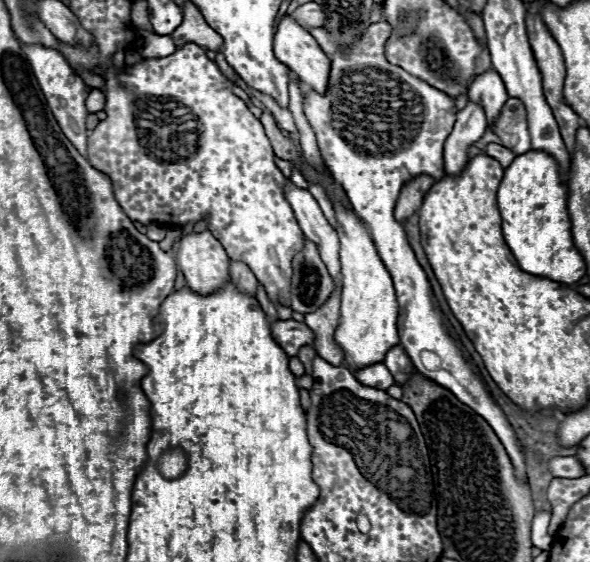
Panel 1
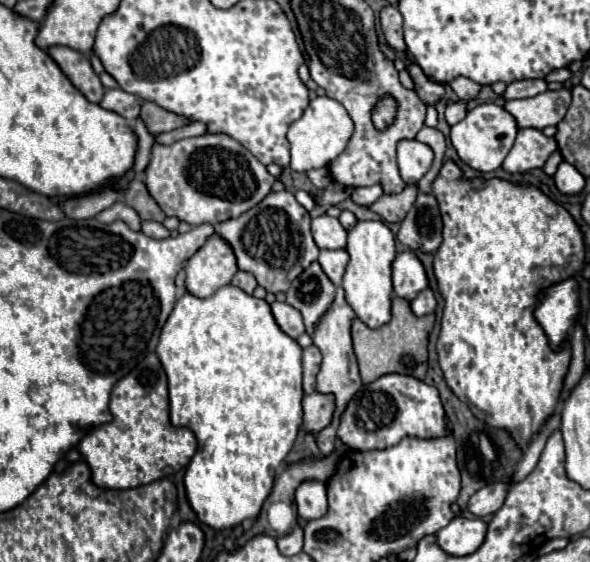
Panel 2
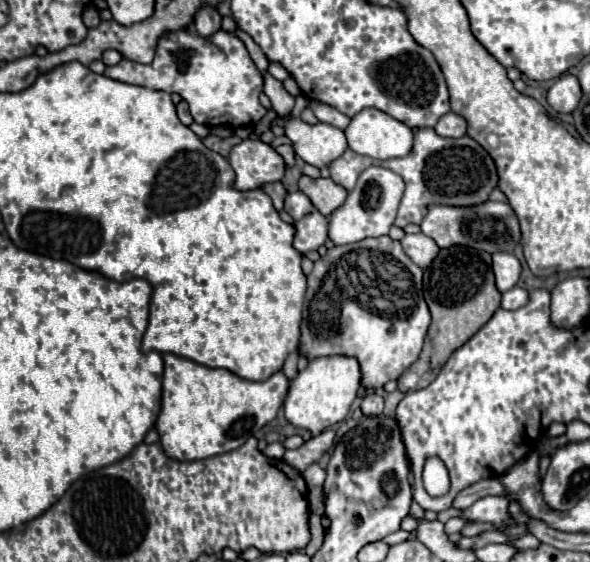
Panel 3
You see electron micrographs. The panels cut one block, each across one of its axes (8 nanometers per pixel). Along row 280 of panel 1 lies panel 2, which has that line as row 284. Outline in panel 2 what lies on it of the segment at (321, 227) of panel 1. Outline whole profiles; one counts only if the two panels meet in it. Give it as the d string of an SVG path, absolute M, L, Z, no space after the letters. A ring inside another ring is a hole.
M320 250L320 256L318 256L318 262L322 264L324 272L334 282L334 286L342 284L342 276L348 260L350 256L346 254L346 250Z

